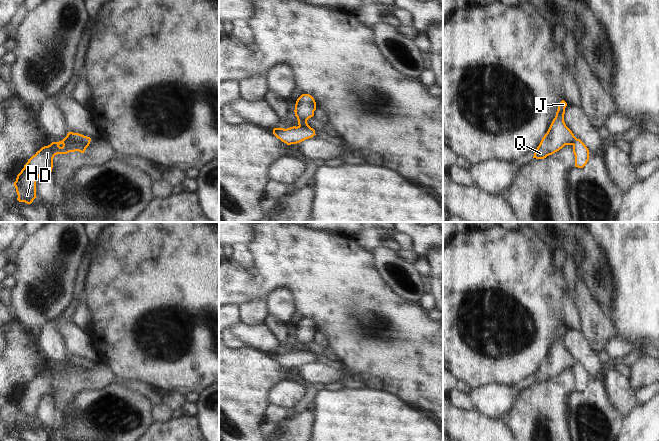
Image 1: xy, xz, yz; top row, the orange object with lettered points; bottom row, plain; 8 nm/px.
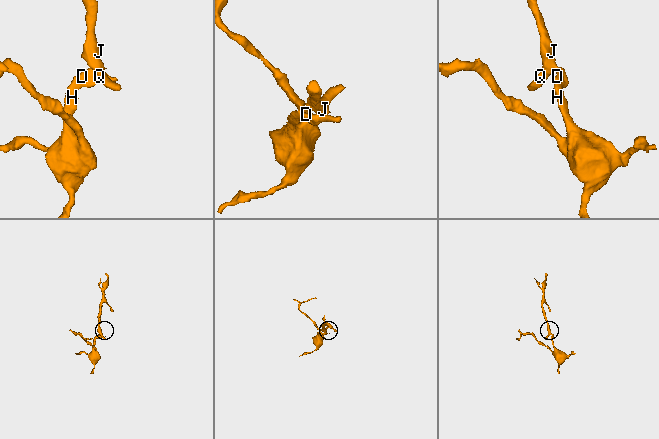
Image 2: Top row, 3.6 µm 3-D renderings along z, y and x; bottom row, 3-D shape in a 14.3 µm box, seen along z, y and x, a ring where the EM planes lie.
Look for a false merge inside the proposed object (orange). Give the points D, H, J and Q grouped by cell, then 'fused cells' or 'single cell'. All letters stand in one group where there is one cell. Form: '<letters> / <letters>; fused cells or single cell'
D H / J Q; fused cells

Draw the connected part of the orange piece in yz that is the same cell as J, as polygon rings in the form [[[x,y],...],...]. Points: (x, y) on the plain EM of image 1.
[[[562,324],[558,328],[556,340],[553,343],[547,357],[542,362],[535,374],[533,382],[544,383],[562,373],[565,369],[573,369],[577,362],[564,346],[564,338],[567,327]]]

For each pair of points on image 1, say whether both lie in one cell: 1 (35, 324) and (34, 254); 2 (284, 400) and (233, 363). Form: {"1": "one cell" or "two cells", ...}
{"1": "one cell", "2": "two cells"}

